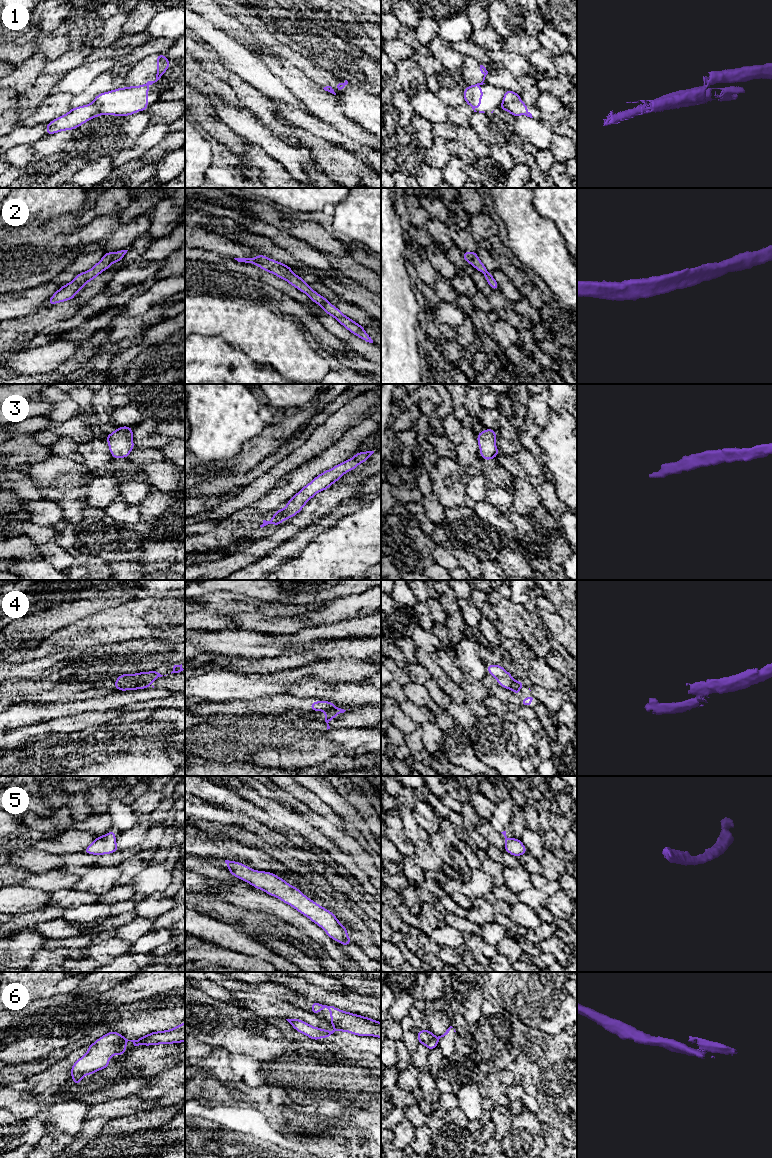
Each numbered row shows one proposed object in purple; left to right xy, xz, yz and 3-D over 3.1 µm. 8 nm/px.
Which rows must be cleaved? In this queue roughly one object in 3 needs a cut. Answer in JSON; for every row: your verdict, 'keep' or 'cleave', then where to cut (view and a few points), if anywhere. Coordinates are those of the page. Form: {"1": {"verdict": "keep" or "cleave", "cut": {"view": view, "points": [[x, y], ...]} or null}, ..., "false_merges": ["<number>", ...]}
{"1": {"verdict": "cleave", "cut": {"view": "xy", "points": [[145, 84], [148, 86]]}}, "2": {"verdict": "keep", "cut": null}, "3": {"verdict": "keep", "cut": null}, "4": {"verdict": "cleave", "cut": {"view": "xy", "points": [[153, 679], [136, 684], [131, 688]]}}, "5": {"verdict": "keep", "cut": null}, "6": {"verdict": "cleave", "cut": {"view": "xz", "points": [[335, 1027], [345, 1031]]}}, "false_merges": ["1", "4", "6"]}

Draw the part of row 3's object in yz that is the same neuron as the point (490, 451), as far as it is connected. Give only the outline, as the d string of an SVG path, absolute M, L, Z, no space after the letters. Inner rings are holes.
M485 429L484 431L477 434L480 456L484 460L491 460L499 455L495 439L496 431L494 429Z

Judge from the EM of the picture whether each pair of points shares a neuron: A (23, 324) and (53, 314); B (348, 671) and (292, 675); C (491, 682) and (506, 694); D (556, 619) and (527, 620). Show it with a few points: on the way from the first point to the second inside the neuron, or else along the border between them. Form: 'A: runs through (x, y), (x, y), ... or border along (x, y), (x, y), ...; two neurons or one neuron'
A: runs through (30, 323), (39, 322), (46, 318); one neuron
B: runs through (334, 671), (306, 671); one neuron
C: runs through (494, 686), (502, 694); one neuron
D: border along (538, 615), (553, 640); two neurons

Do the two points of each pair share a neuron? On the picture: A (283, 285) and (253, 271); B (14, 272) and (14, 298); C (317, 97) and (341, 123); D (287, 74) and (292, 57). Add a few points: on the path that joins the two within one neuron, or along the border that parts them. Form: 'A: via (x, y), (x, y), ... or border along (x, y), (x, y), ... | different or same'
A: via (276, 282), (267, 273), (260, 272) | same
B: border along (37, 285), (31, 288), (10, 291) | different
C: via (321, 103), (335, 117) | same
D: border along (280, 55), (308, 77) | different

